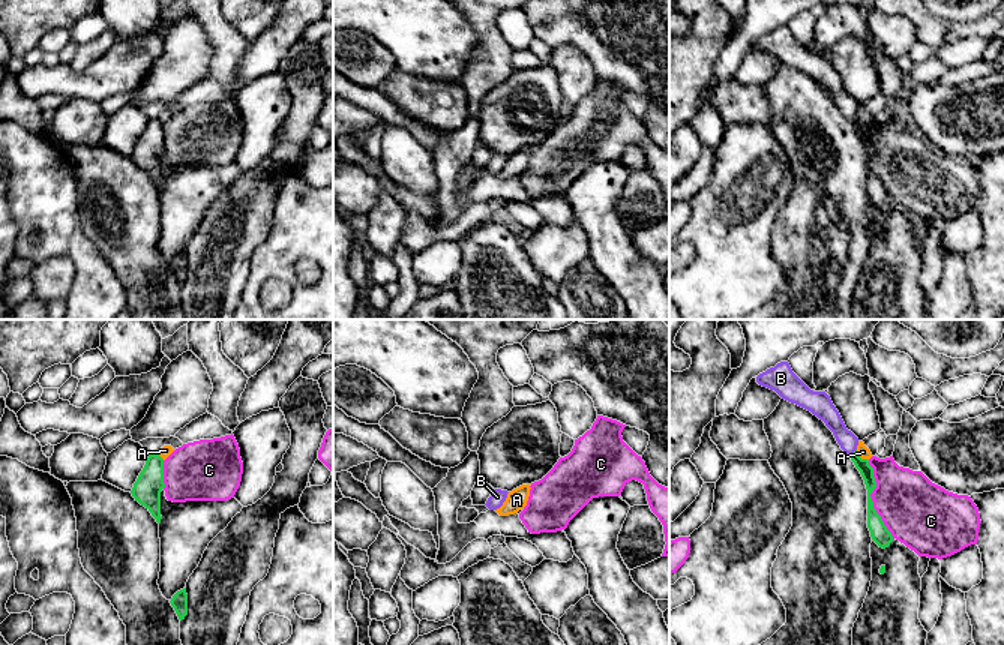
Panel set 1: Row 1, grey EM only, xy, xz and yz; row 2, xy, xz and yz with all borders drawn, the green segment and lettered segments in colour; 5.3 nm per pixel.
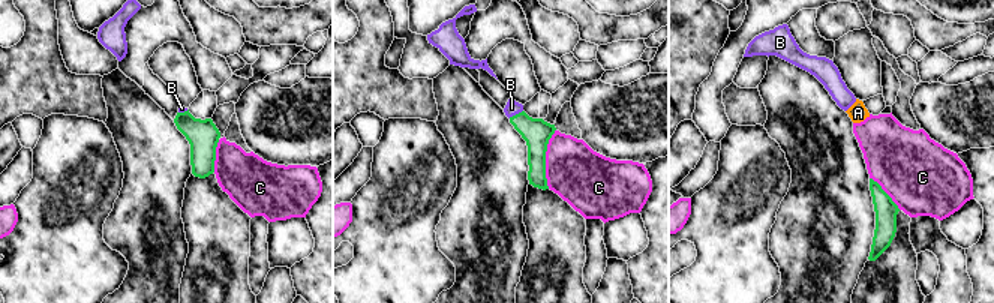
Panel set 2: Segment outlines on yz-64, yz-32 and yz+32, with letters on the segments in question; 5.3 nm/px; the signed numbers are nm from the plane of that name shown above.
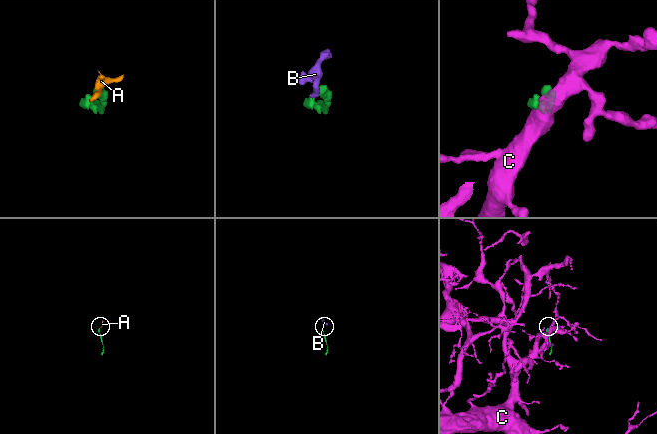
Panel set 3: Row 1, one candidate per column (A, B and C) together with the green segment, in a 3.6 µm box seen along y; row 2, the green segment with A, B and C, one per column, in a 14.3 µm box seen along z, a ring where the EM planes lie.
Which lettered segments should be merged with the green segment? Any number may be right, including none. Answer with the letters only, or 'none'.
B

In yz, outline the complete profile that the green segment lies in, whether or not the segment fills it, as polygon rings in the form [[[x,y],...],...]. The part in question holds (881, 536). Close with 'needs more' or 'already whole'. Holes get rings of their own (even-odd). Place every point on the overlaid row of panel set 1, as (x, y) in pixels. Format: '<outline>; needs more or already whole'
[[[780,362],[774,368],[759,374],[756,376],[756,382],[762,387],[774,390],[782,399],[810,411],[833,432],[837,444],[845,454],[851,458],[864,480],[867,489],[867,528],[870,531],[870,537],[879,548],[888,548],[893,542],[893,536],[873,508],[873,501],[870,498],[870,494],[876,488],[873,468],[869,465],[867,459],[861,459],[857,454],[858,438],[846,429],[830,396],[825,392],[810,390],[792,372],[788,362]]]; needs more

